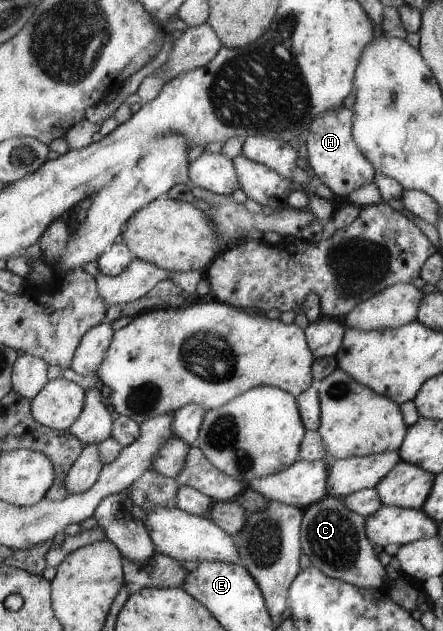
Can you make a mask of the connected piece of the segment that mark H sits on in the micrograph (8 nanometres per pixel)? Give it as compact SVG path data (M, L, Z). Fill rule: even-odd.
M339 107L322 112L313 121L305 136L309 154L309 165L315 170L320 181L342 201L353 190L375 182L377 170L366 154L359 148L354 137L354 112Z

